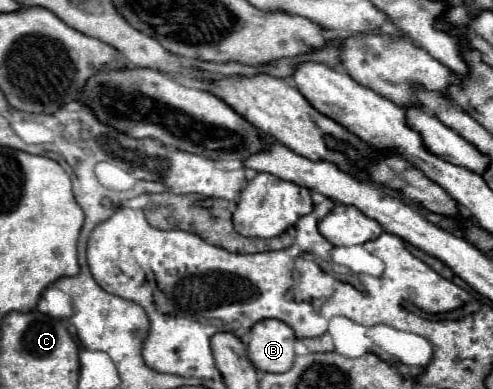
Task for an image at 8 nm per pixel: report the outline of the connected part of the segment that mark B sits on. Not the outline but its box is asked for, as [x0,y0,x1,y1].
[248,319,294,373]

